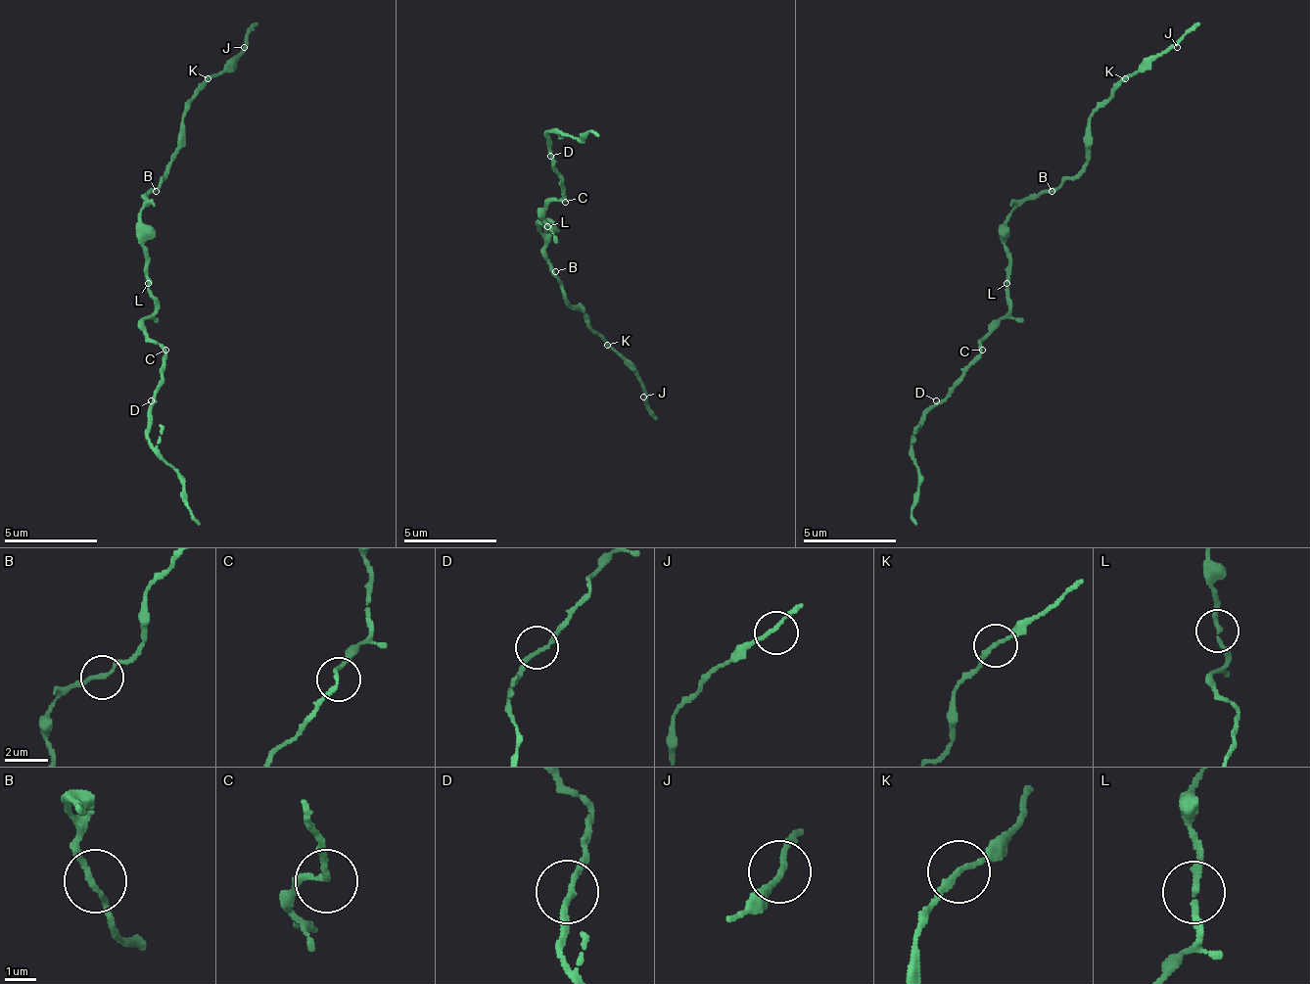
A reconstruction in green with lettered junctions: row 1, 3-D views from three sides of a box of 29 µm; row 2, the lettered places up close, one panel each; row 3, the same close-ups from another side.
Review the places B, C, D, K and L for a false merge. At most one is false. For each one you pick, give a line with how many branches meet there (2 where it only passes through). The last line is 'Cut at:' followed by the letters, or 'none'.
K: branches 2
Cut at: K

